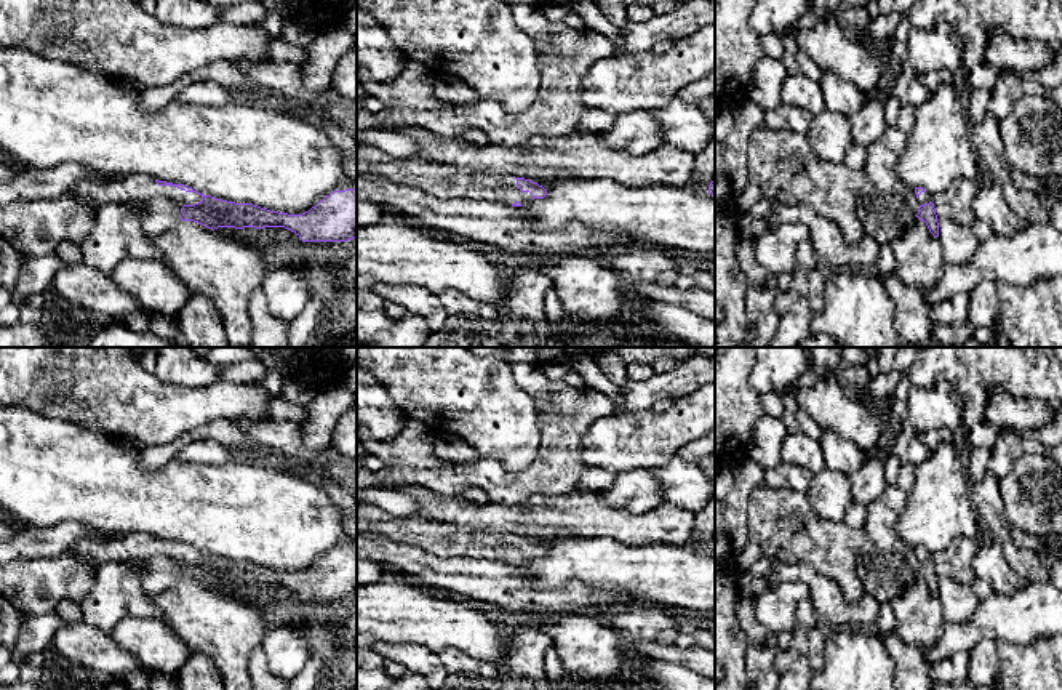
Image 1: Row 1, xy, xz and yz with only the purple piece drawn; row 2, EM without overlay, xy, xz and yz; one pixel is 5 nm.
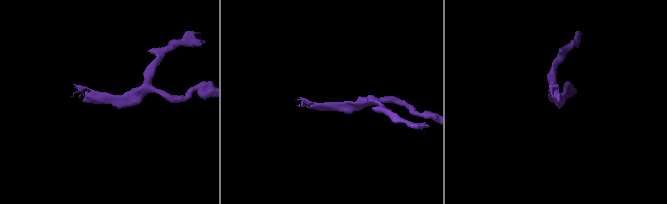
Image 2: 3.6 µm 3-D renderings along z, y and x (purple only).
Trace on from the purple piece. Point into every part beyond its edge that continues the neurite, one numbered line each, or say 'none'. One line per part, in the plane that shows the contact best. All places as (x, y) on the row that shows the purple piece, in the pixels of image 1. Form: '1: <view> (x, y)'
1: xy (162, 205)

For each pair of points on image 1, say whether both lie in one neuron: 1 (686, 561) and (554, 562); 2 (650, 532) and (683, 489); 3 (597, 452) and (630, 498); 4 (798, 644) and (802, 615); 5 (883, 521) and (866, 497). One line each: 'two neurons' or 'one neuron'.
1: one neuron
2: two neurons
3: two neurons
4: one neuron
5: two neurons

